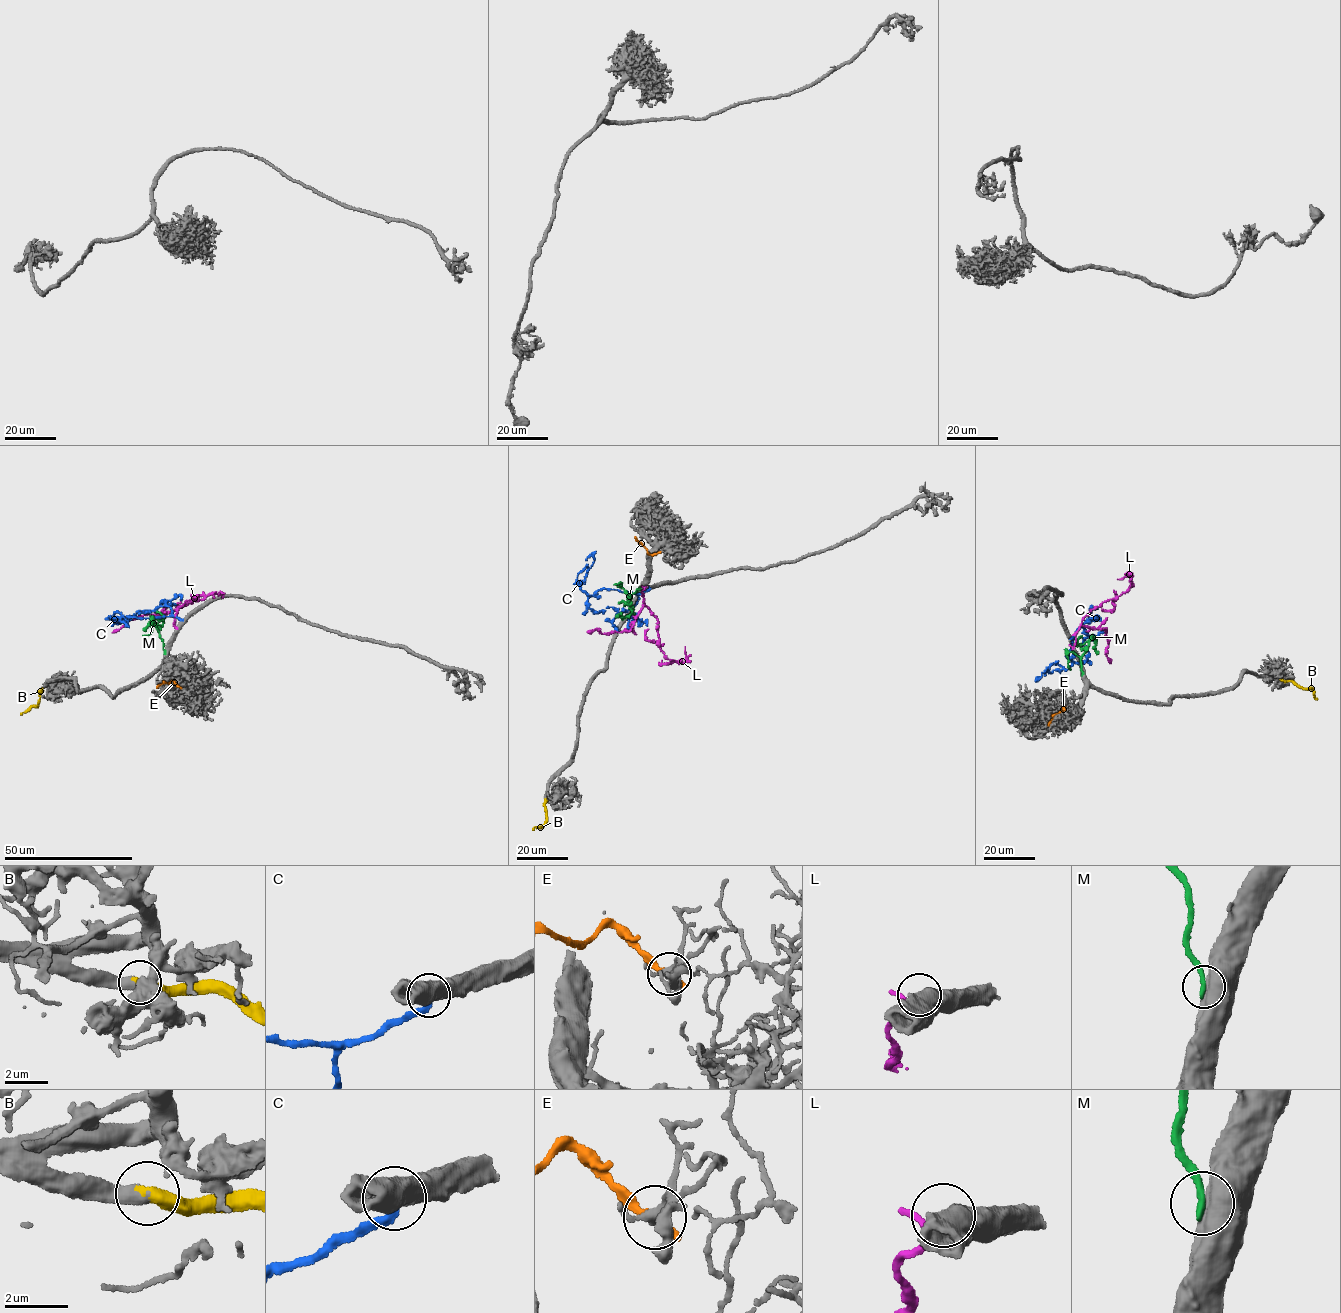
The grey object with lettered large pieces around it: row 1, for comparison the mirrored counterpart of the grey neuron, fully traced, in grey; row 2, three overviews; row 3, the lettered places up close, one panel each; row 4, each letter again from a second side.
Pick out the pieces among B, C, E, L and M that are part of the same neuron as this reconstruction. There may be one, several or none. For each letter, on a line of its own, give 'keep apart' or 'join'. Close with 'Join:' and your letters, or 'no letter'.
B: join
C: keep apart
E: keep apart
L: keep apart
M: keep apart
Join: B

